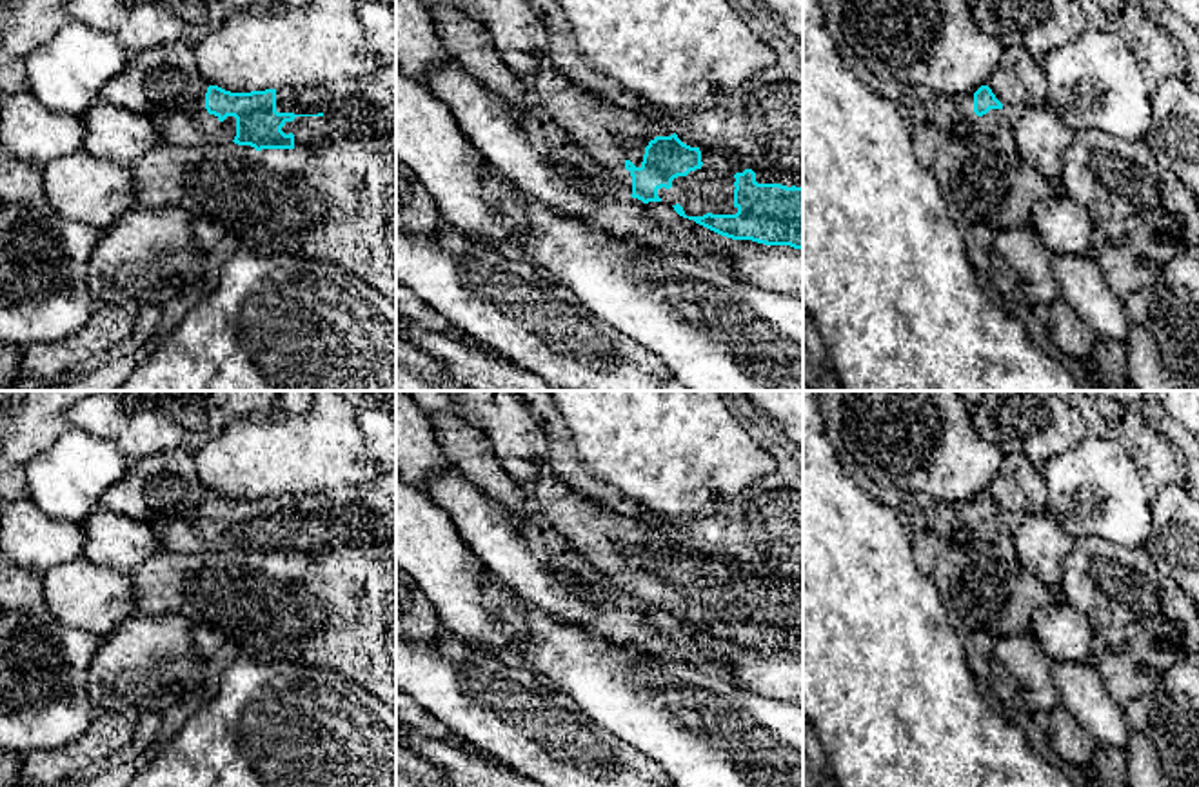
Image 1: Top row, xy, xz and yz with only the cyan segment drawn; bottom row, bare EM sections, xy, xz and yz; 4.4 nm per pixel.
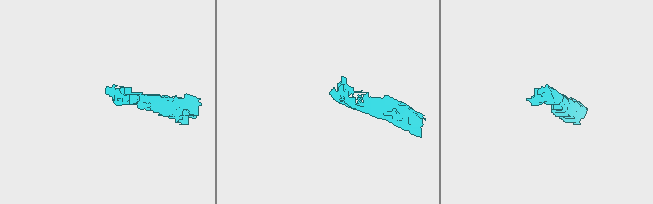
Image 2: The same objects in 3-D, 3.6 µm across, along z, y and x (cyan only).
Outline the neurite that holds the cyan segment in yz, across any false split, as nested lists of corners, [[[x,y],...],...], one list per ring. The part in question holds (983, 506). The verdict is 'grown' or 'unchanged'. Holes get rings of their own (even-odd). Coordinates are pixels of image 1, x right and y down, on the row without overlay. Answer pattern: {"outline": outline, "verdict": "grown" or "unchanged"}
{"outline": [[[981,493],[974,500],[974,520],[977,523],[986,522],[990,516],[1003,516],[1003,511],[996,505],[988,493]]], "verdict": "unchanged"}

